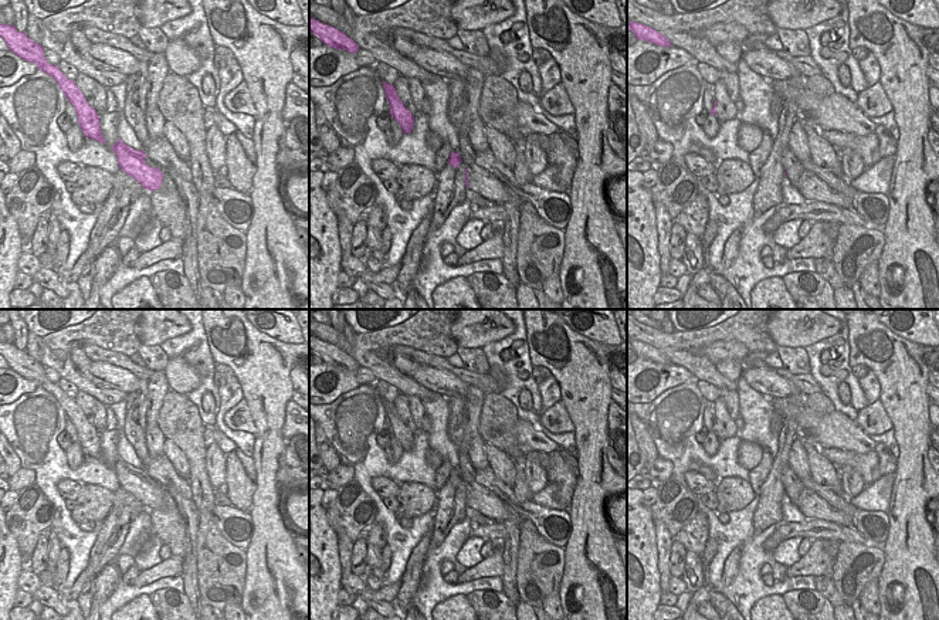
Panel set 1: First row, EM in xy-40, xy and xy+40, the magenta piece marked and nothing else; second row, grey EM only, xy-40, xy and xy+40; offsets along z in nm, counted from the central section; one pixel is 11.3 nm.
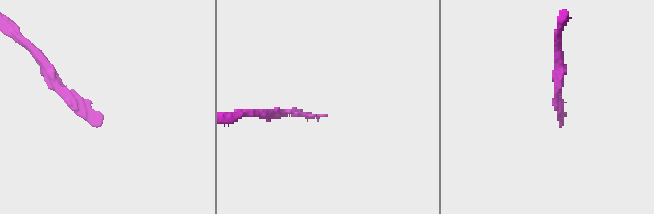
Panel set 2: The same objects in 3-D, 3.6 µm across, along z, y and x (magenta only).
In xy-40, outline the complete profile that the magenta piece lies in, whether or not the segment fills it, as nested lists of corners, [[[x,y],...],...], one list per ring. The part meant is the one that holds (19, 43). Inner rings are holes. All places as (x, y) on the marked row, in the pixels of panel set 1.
[[[0,24],[0,37],[6,41],[10,51],[28,62],[34,62],[38,70],[51,75],[58,82],[67,99],[75,108],[78,125],[84,136],[106,143],[101,132],[99,115],[95,108],[88,105],[75,81],[68,79],[65,74],[60,71],[58,65],[52,65],[45,60],[44,48],[33,41],[26,33],[17,31],[14,26]]]

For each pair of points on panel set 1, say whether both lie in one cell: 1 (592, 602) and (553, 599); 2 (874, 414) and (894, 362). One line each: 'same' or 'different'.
1: different
2: different

